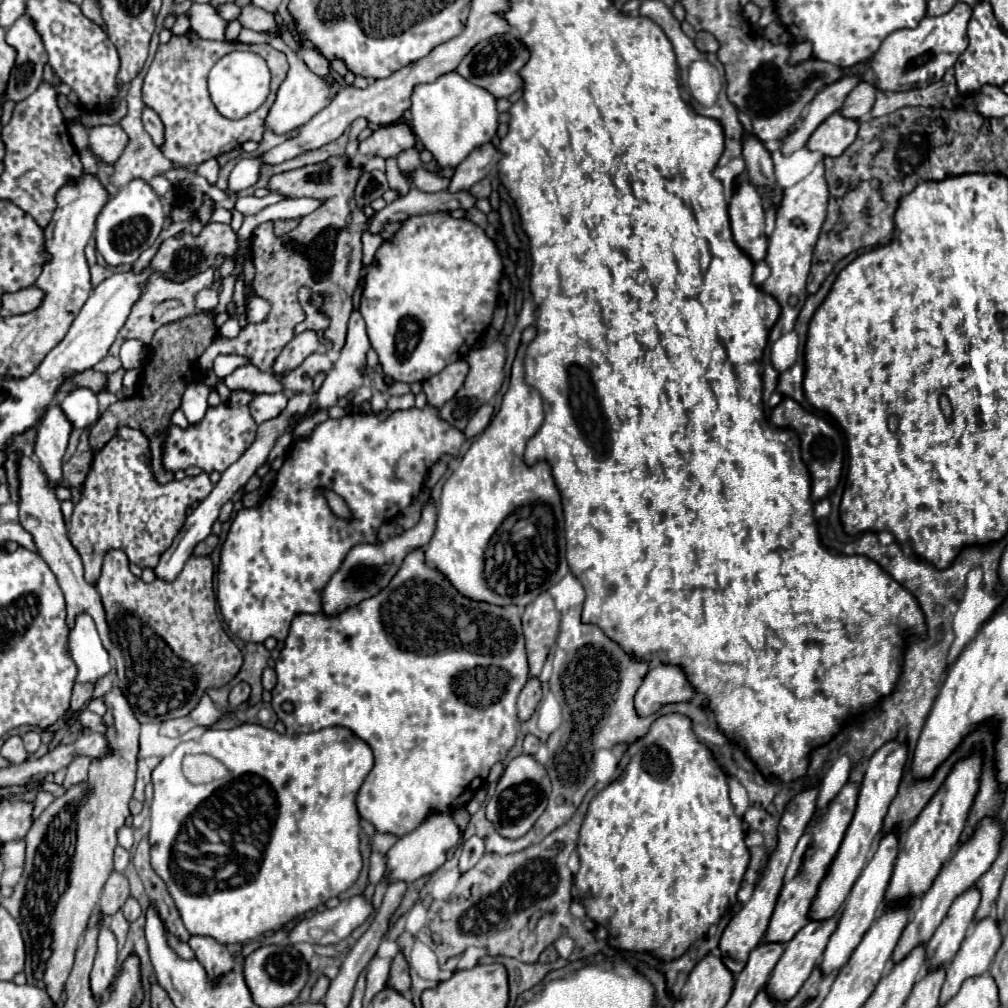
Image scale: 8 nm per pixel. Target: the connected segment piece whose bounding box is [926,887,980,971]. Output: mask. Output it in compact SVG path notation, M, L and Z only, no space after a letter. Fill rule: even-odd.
M976 887L956 897L944 921L940 923L932 939L926 943L926 963L930 971L948 965L952 957L958 953L960 943L966 937L968 925L972 923L974 913L978 909L978 903L980 903L980 893Z

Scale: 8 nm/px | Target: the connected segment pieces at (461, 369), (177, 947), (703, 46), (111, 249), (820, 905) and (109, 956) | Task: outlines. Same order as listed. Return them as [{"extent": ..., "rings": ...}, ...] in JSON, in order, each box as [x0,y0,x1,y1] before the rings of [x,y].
[{"extent":[424,359,468,407],"rings":[[[460,359],[452,365],[444,367],[444,371],[426,379],[424,381],[424,393],[428,397],[428,403],[434,407],[442,407],[462,387],[466,373],[468,373],[468,363],[464,359]]]},{"extent":[166,931,194,959],"rings":[[[166,931],[166,939],[168,939],[168,945],[176,951],[176,955],[180,957],[180,959],[192,959],[194,955],[192,955],[192,949],[188,947],[188,943],[184,943],[184,941],[180,941],[176,935],[172,935],[170,931]]]},{"extent":[694,31,718,53],"rings":[[[700,31],[694,41],[696,41],[696,47],[702,53],[716,53],[718,51],[718,43],[716,43],[716,39],[708,31]]]},{"extent":[94,179,166,267],"rings":[[[134,179],[128,185],[124,185],[100,211],[94,229],[96,251],[104,257],[104,261],[110,267],[132,265],[148,247],[154,245],[164,227],[164,219],[166,209],[158,195],[150,189],[150,185],[144,179]]]},{"extent":[810,741,908,921],"rings":[[[890,741],[884,747],[880,747],[868,759],[866,769],[864,769],[864,779],[862,779],[862,785],[860,785],[860,793],[858,793],[856,813],[852,817],[852,823],[848,825],[848,831],[844,833],[844,839],[840,843],[840,849],[838,849],[836,857],[832,859],[830,867],[828,867],[820,887],[818,887],[816,899],[814,899],[812,907],[810,907],[810,921],[828,921],[828,919],[832,919],[838,913],[838,909],[842,907],[844,899],[848,897],[854,881],[858,879],[858,875],[862,873],[862,869],[866,865],[868,853],[870,853],[876,837],[880,835],[884,815],[886,815],[888,805],[894,799],[894,795],[898,791],[898,785],[900,785],[906,757],[908,757],[906,743]]]},{"extent":[90,927,116,999],"rings":[[[104,927],[104,931],[100,931],[98,953],[90,971],[90,991],[94,999],[98,999],[98,995],[110,987],[116,975],[116,953],[116,937],[108,927]]]}]

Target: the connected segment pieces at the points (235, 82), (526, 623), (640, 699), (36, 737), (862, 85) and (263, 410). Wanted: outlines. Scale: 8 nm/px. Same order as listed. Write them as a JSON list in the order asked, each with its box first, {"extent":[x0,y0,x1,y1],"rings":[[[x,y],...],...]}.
[{"extent":[208,55,270,119],"rings":[[[226,55],[216,61],[208,75],[208,91],[216,109],[228,119],[242,119],[256,111],[270,93],[270,71],[264,71],[264,59],[256,55]]]},{"extent":[522,593,560,677],"rings":[[[540,593],[532,603],[526,605],[522,615],[522,631],[526,639],[526,653],[530,675],[538,677],[546,655],[556,641],[560,627],[560,611],[554,607],[550,593]]]},{"extent":[634,661,696,717],"rings":[[[658,661],[650,663],[650,669],[636,691],[634,709],[638,717],[648,717],[668,703],[690,701],[696,691],[690,687],[684,671],[680,667],[662,665]]]},{"extent":[22,731,40,753],"rings":[[[28,731],[22,739],[24,739],[24,747],[26,747],[28,753],[36,753],[38,751],[38,747],[40,747],[40,733]]]},{"extent":[842,81,876,119],"rings":[[[860,81],[852,91],[850,95],[846,97],[844,101],[844,107],[842,107],[842,115],[844,117],[850,117],[850,119],[860,119],[862,115],[866,115],[872,105],[874,105],[874,97],[876,97],[876,87],[872,87],[870,83],[866,81]]]},{"extent":[250,393,288,423],"rings":[[[284,393],[274,395],[258,395],[250,401],[250,413],[256,423],[264,423],[272,417],[276,417],[288,403],[288,397]]]}]

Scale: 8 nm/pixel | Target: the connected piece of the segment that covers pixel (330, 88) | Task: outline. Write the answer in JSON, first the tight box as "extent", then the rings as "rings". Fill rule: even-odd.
{"extent":[238,28,340,135],"rings":[[[243,28],[238,37],[238,41],[246,44],[267,43],[273,48],[284,51],[286,57],[288,57],[288,65],[290,65],[288,75],[286,75],[286,79],[282,81],[282,85],[280,85],[280,89],[278,89],[276,103],[272,105],[270,115],[268,115],[268,119],[266,119],[266,127],[272,129],[274,133],[284,135],[284,133],[288,133],[288,131],[292,131],[292,129],[296,129],[296,127],[302,127],[302,125],[308,123],[316,113],[320,113],[324,107],[328,107],[328,103],[336,97],[336,93],[338,93],[338,89],[340,89],[338,81],[336,81],[332,75],[320,77],[320,75],[312,73],[312,71],[306,67],[306,63],[304,63],[286,43],[282,43],[282,39],[280,39],[279,36],[262,35],[250,29]]]}

